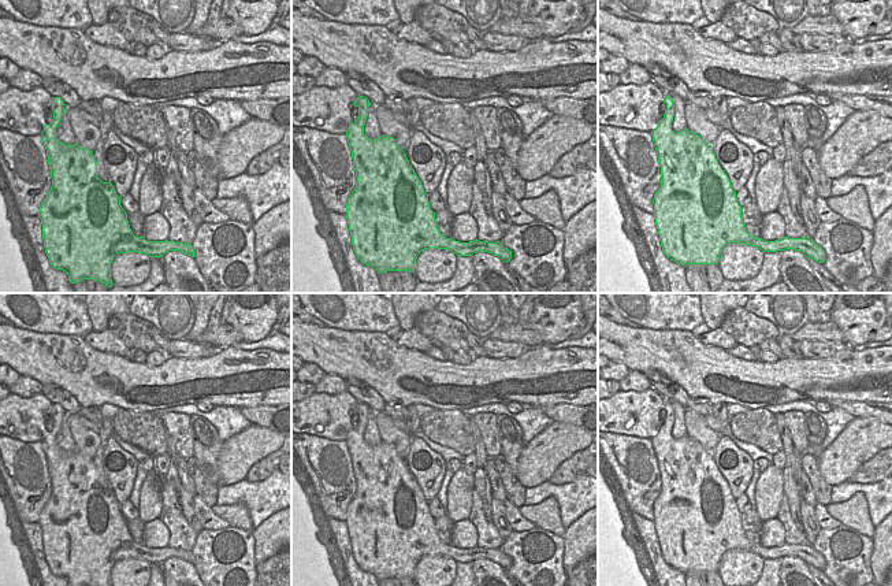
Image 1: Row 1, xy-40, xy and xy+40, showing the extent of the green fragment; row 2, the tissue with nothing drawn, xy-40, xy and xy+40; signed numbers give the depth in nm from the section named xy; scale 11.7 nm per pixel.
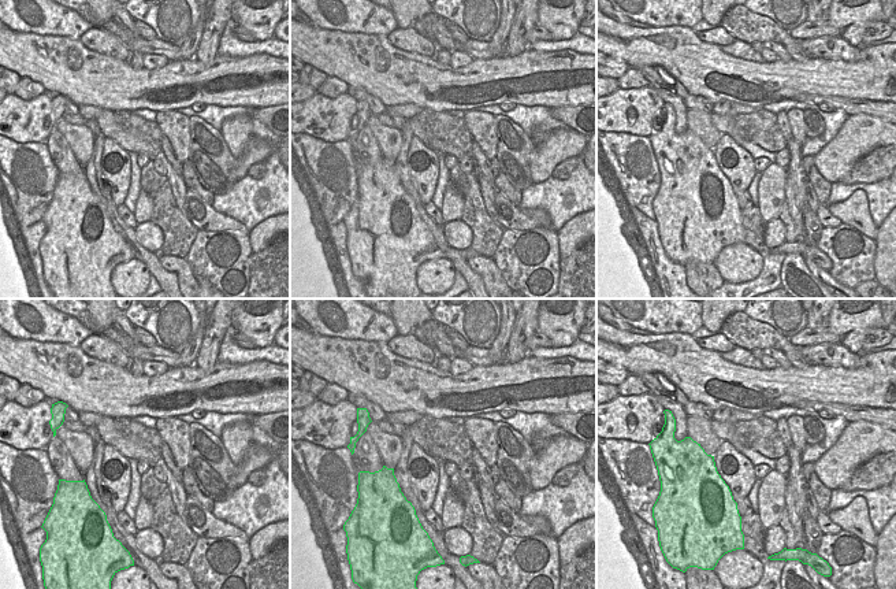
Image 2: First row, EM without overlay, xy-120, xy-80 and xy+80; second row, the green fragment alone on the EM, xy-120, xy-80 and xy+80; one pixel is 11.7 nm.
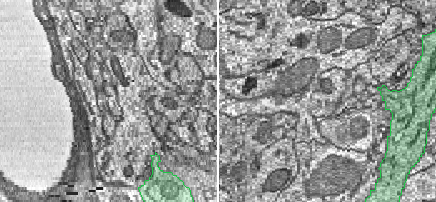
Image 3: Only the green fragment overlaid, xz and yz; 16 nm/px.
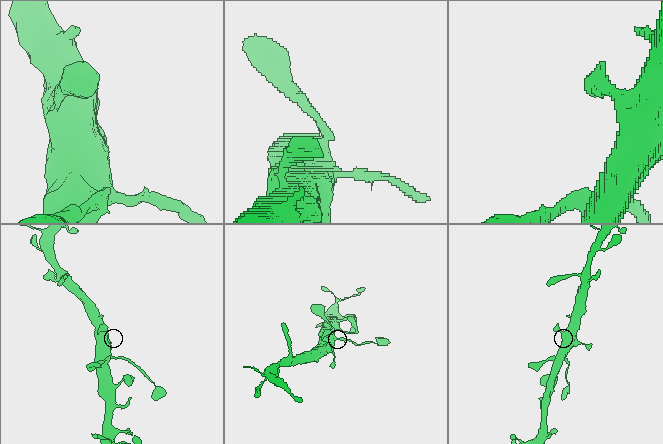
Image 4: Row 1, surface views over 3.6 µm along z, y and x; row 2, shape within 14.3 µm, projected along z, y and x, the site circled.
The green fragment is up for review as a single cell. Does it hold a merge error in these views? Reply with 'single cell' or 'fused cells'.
single cell

